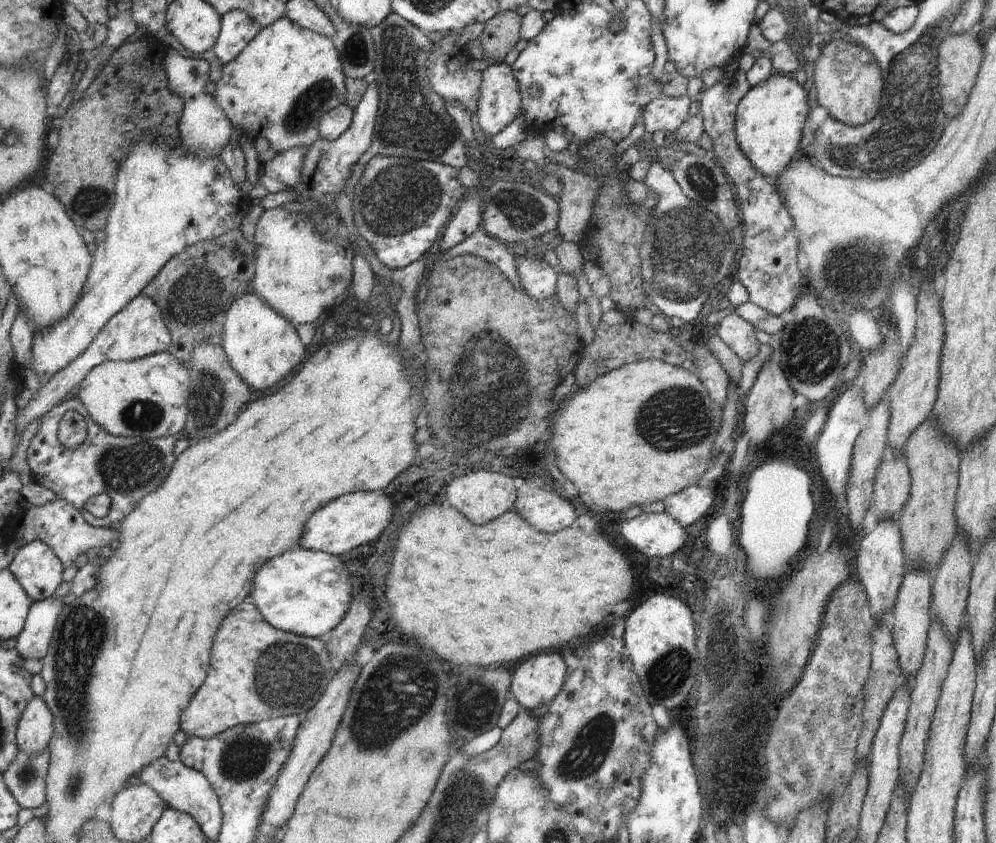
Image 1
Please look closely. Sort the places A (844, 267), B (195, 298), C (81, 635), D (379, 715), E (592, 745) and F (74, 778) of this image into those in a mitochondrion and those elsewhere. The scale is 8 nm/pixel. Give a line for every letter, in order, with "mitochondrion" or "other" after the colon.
A: mitochondrion
B: mitochondrion
C: mitochondrion
D: mitochondrion
E: mitochondrion
F: mitochondrion

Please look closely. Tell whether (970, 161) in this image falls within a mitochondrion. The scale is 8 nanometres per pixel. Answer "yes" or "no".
no

